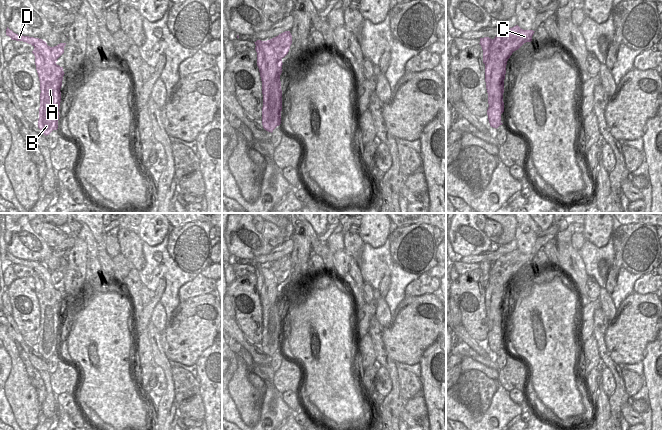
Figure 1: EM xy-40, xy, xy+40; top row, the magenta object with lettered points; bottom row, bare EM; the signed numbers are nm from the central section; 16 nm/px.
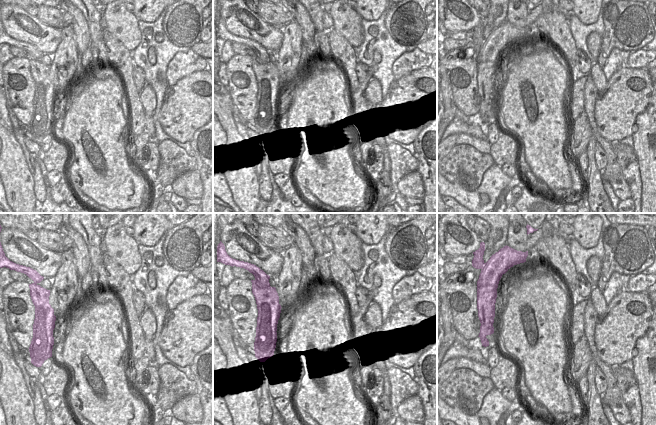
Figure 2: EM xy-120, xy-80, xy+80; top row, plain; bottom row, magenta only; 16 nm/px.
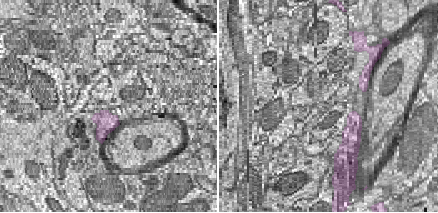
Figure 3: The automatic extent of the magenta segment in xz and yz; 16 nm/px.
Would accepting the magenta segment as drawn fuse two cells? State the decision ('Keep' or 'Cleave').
Cleave.

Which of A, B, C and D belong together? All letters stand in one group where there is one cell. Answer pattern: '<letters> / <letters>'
A B C / D

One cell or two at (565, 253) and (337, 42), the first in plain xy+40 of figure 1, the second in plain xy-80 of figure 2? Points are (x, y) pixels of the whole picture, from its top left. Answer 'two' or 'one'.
one

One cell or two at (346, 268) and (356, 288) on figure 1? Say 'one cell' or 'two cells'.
one cell

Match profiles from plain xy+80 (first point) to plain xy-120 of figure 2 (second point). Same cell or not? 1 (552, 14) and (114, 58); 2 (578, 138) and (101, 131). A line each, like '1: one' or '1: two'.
1: one
2: two

